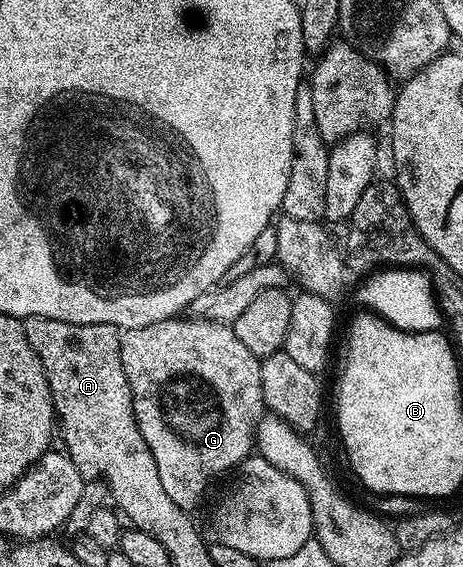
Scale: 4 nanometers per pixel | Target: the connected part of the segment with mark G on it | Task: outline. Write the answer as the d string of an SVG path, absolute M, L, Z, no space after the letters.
M173 318L154 322L150 326L141 328L125 328L120 337L122 350L122 370L130 382L130 394L134 406L134 418L138 422L138 430L142 430L142 438L146 438L146 446L150 446L150 454L154 456L154 466L158 466L158 478L162 481L162 490L172 499L179 508L193 510L200 504L208 483L215 476L223 472L239 469L249 456L253 455L256 442L256 427L266 415L264 399L262 398L262 374L260 373L261 357L255 356L246 345L242 343L238 334L227 324L220 324L217 320L197 320L195 318Z

